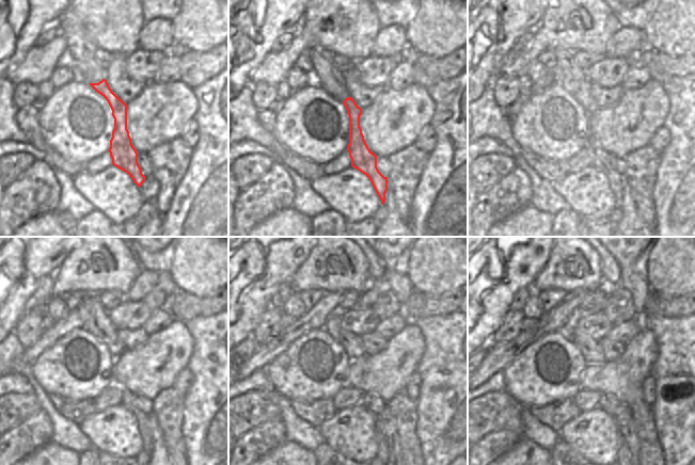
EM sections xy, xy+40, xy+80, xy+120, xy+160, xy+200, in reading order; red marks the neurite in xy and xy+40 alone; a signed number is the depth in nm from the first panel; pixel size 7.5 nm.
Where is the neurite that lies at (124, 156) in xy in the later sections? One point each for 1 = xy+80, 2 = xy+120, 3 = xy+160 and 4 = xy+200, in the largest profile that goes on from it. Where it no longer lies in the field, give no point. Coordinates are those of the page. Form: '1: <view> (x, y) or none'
1: xy+80 (603, 161)
2: xy+120 (142, 419)
3: xy+160 (382, 453)
4: xy+200 (624, 453)

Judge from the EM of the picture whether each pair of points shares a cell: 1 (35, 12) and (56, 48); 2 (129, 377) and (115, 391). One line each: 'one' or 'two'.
1: two
2: two

